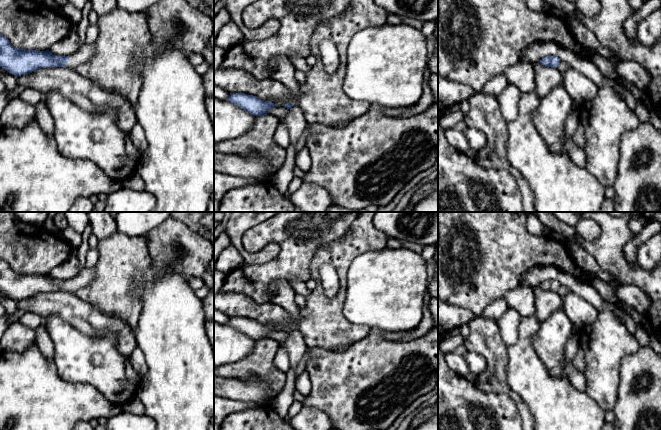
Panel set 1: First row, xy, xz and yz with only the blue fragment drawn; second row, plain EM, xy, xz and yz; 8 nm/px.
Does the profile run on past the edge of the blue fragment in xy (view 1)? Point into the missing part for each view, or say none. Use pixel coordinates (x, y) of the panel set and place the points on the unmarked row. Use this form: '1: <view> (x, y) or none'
1: xy (86, 275)

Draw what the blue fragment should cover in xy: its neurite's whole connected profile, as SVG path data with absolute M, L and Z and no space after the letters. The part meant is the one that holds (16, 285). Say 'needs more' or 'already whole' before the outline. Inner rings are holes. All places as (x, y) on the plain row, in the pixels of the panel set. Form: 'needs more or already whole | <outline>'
needs more | M0 258L0 291L17 300L26 299L40 292L68 292L76 294L89 285L95 277L95 267L84 267L69 280L56 280L49 274L24 274L15 272L9 264Z

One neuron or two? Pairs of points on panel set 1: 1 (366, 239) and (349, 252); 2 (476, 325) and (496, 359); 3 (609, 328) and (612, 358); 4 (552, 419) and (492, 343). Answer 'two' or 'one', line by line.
1: one
2: one
3: one
4: two

